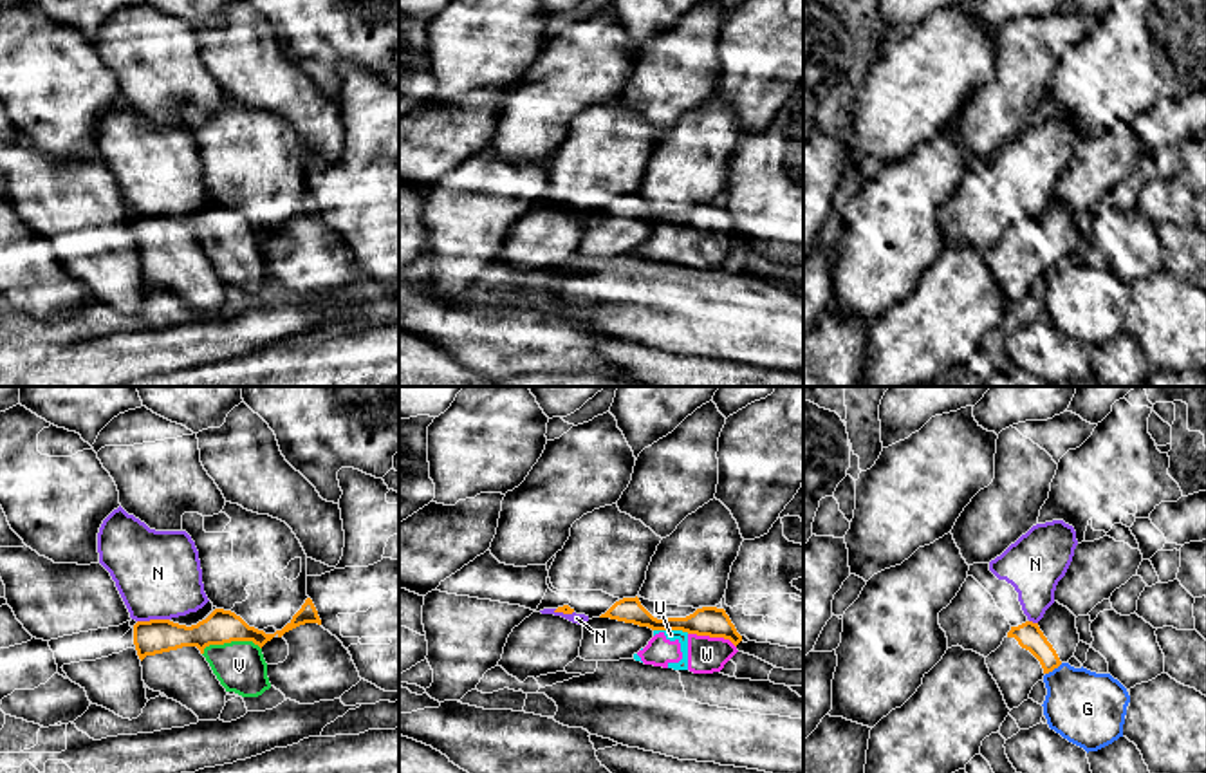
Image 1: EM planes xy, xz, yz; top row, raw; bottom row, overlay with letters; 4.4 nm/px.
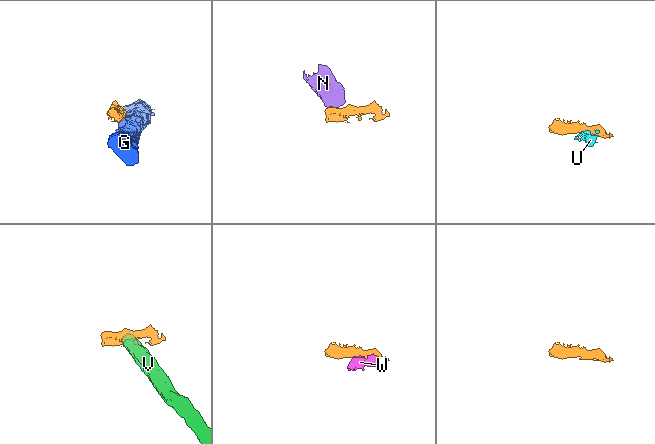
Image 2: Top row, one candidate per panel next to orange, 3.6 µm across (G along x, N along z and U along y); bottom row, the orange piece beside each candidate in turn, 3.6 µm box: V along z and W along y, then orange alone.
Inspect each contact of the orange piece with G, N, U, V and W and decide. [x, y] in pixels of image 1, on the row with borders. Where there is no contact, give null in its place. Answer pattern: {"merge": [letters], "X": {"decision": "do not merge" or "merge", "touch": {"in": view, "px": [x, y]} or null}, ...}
{"merge": [], "G": {"decision": "do not merge", "touch": {"in": "yz", "px": [1053, 669]}}, "N": {"decision": "do not merge", "touch": {"in": "xy", "px": [152, 620]}}, "U": {"decision": "do not merge", "touch": {"in": "xz", "px": [672, 629]}}, "V": {"decision": "do not merge", "touch": {"in": "xy", "px": [230, 642]}}, "W": {"decision": "do not merge", "touch": {"in": "xz", "px": [712, 636]}}}

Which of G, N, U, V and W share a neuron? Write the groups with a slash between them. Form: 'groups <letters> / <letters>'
groups G / N / U W / V

